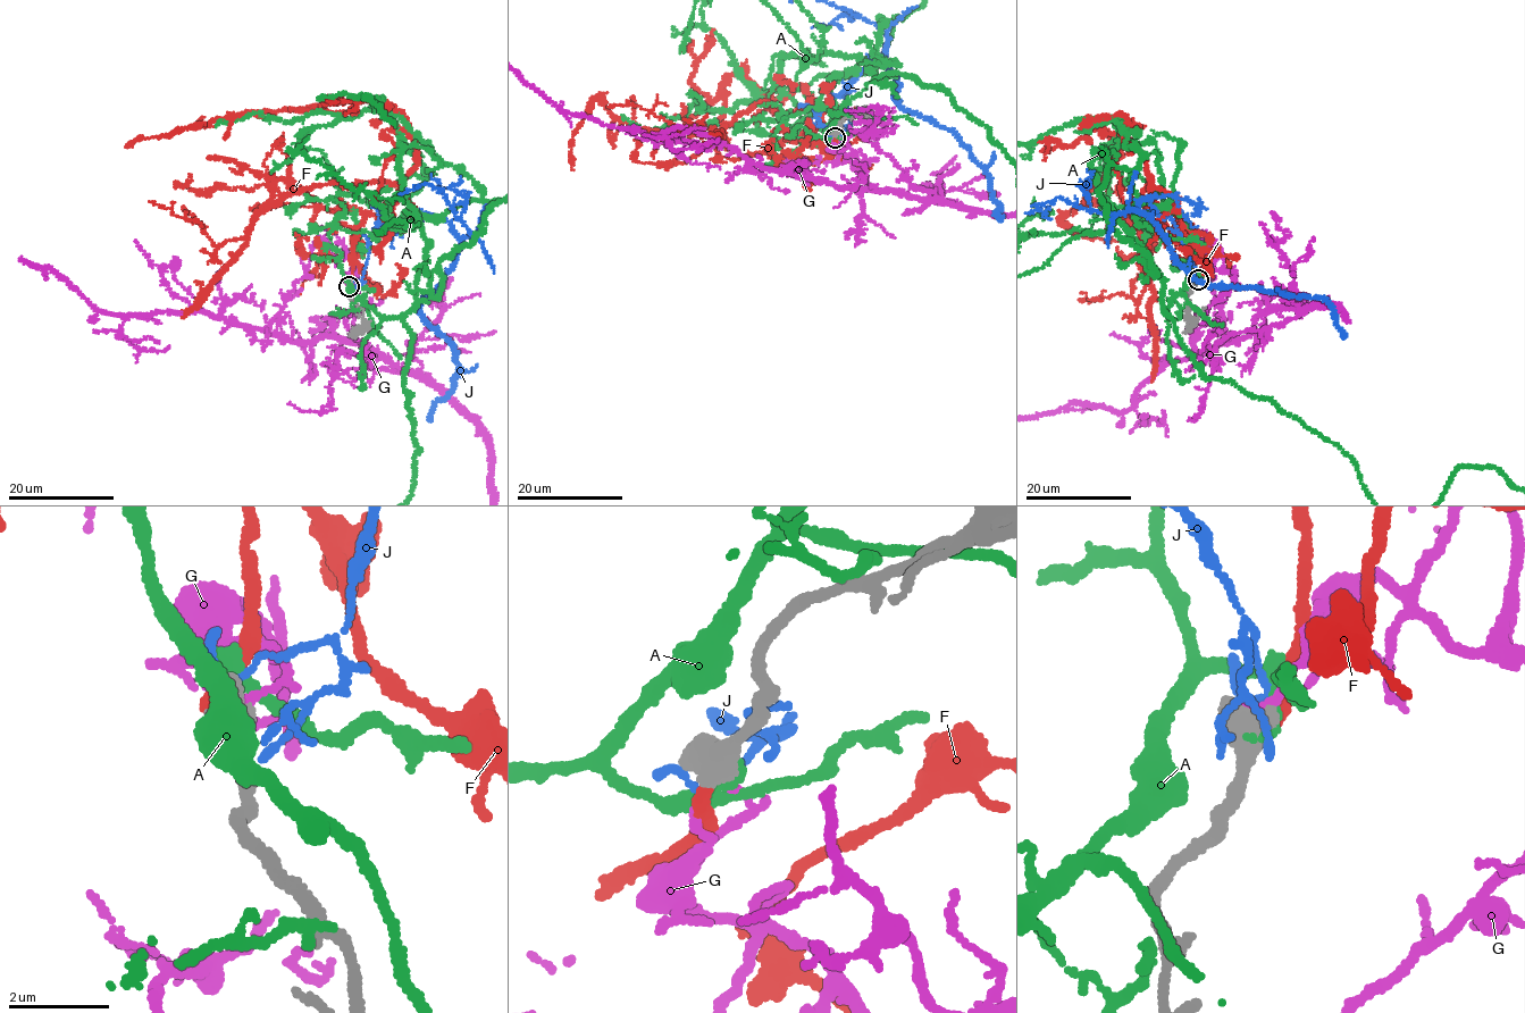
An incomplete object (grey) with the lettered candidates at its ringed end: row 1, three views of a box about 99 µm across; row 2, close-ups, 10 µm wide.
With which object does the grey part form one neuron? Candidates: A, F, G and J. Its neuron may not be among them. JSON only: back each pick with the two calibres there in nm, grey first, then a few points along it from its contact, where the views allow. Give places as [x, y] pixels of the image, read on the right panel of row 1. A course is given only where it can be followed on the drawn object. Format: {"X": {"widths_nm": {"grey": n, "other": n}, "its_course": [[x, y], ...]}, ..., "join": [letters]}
{"F": {"widths_nm": {"grey": 700, "other": 240}, "its_course": [[1198, 278], [1199, 247], [1119, 114], [1084, 119], [1120, 133], [1120, 157], [1058, 220], [1119, 241]]}, "join": ["F"]}

